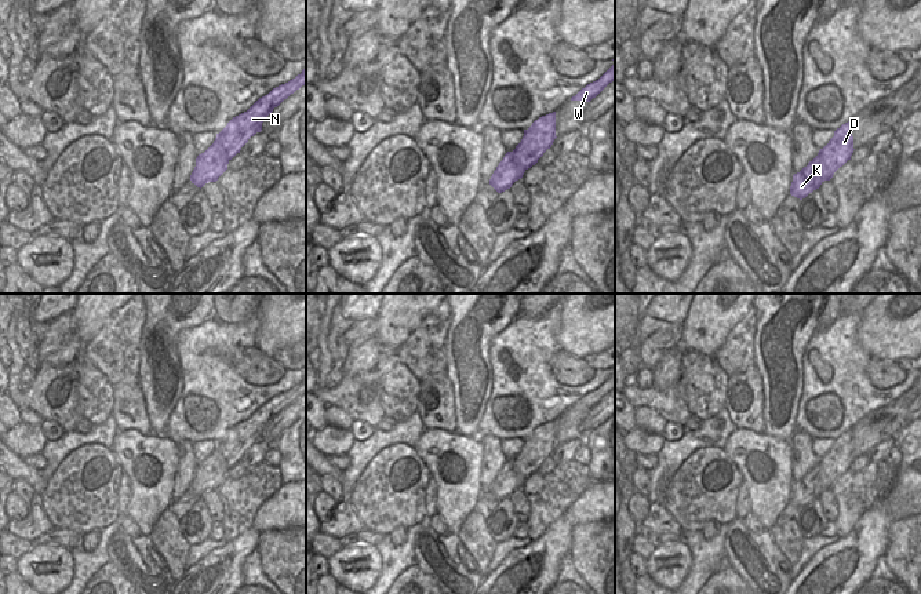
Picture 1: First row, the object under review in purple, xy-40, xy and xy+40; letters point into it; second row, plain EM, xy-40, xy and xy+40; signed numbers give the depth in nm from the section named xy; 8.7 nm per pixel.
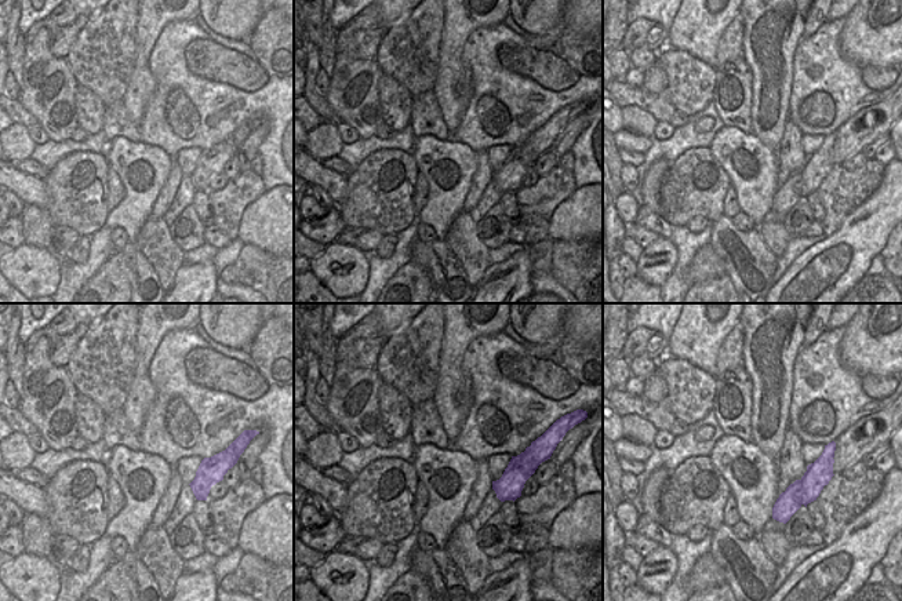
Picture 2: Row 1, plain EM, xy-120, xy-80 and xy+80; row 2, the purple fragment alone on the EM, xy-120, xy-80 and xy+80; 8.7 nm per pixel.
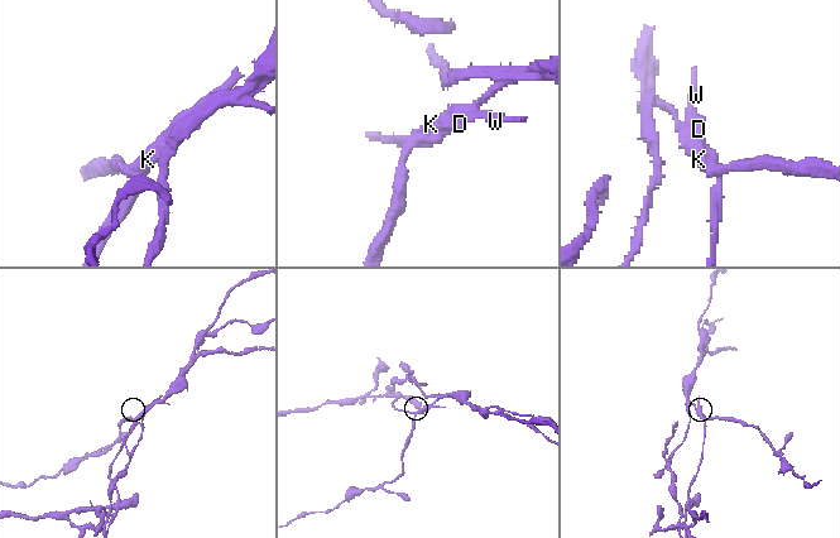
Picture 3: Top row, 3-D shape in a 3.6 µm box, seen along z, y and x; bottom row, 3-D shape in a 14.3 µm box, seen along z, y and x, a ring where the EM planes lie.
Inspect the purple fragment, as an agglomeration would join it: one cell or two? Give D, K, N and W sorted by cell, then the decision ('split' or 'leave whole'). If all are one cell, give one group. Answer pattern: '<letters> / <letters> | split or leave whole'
D N W / K | split

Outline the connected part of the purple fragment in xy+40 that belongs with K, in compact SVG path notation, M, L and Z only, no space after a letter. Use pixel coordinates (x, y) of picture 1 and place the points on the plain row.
M816 464L800 481L793 484L790 503L802 509L813 499L819 498L823 491L820 484L820 467Z

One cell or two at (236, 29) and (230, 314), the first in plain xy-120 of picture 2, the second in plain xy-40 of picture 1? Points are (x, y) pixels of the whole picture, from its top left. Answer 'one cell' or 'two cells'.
one cell

